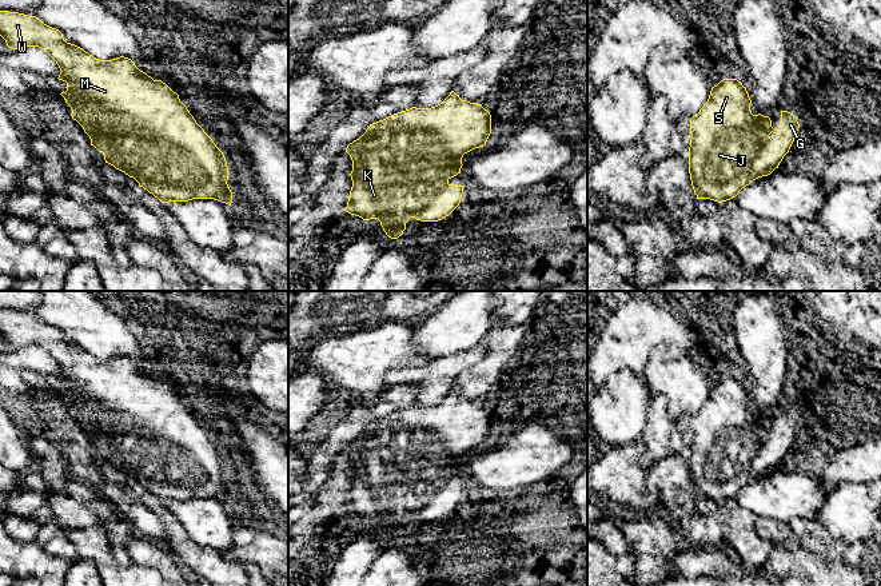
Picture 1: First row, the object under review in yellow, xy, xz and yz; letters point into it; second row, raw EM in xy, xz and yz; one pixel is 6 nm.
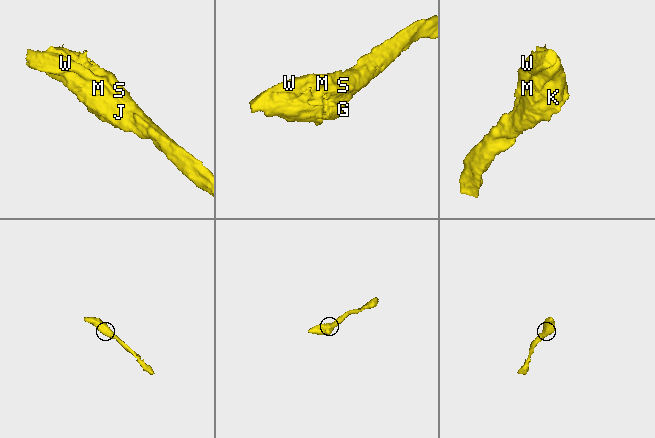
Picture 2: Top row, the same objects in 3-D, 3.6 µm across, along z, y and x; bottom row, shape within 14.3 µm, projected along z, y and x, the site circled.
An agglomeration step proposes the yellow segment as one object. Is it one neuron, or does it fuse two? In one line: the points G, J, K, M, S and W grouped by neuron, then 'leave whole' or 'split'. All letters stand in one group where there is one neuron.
groups G J K M S W; leave whole

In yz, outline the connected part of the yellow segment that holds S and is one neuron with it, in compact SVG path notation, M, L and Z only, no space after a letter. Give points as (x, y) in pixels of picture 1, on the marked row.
M723 79L711 88L707 101L690 119L689 174L697 199L722 203L736 198L753 180L768 176L778 168L784 156L789 152L800 128L797 117L788 111L781 111L781 123L774 129L769 116L752 113L750 104L749 93L741 81Z

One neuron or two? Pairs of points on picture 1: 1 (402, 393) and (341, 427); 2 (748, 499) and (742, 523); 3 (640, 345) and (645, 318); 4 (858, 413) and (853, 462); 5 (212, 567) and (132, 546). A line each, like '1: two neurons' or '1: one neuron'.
1: one neuron
2: two neurons
3: one neuron
4: one neuron
5: two neurons

